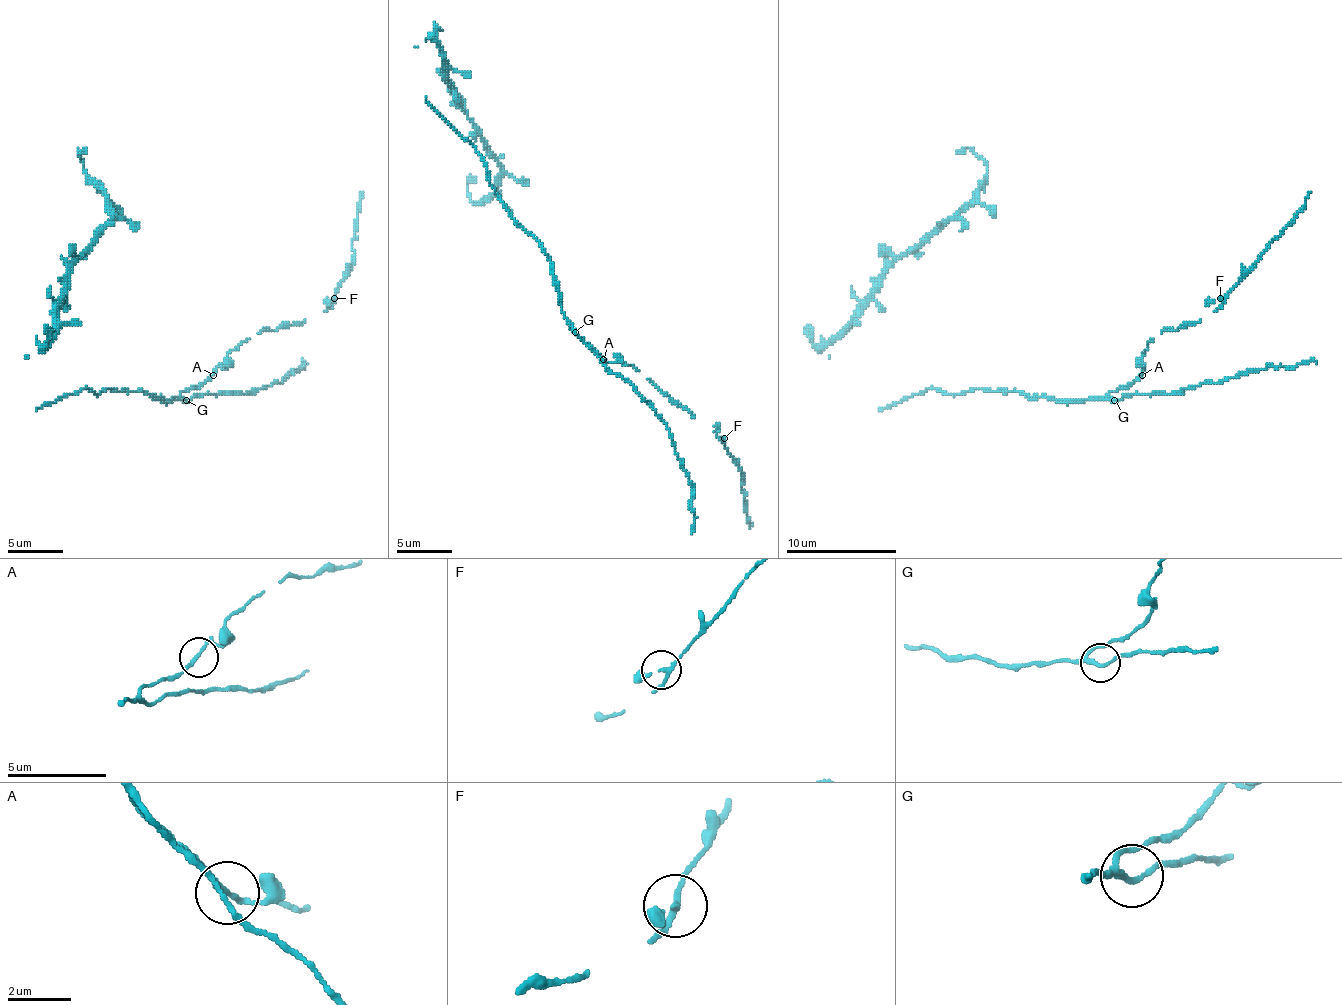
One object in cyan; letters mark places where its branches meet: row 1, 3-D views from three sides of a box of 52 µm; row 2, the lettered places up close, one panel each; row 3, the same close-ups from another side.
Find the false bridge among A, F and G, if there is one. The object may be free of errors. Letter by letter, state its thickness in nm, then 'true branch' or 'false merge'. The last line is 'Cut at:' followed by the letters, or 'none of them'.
A: 140 nm thick; true branch
F: 140 nm thick; true branch
G: 140 nm thick; true branch
Cut at: none of them

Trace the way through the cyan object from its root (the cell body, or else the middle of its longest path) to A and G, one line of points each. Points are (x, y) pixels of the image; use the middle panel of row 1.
A: (495, 191), (503, 207), (539, 243), (548, 257), (553, 282), (559, 290), (559, 304), (567, 323), (603, 359)
G: (495, 191), (503, 207), (539, 243), (548, 257), (553, 282), (559, 290), (561, 312), (575, 332)

